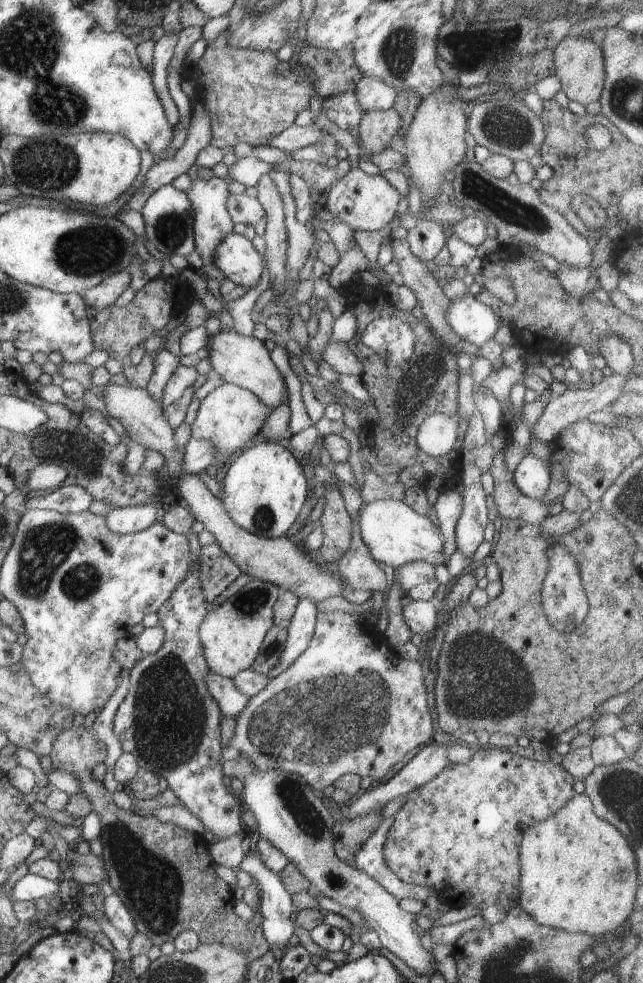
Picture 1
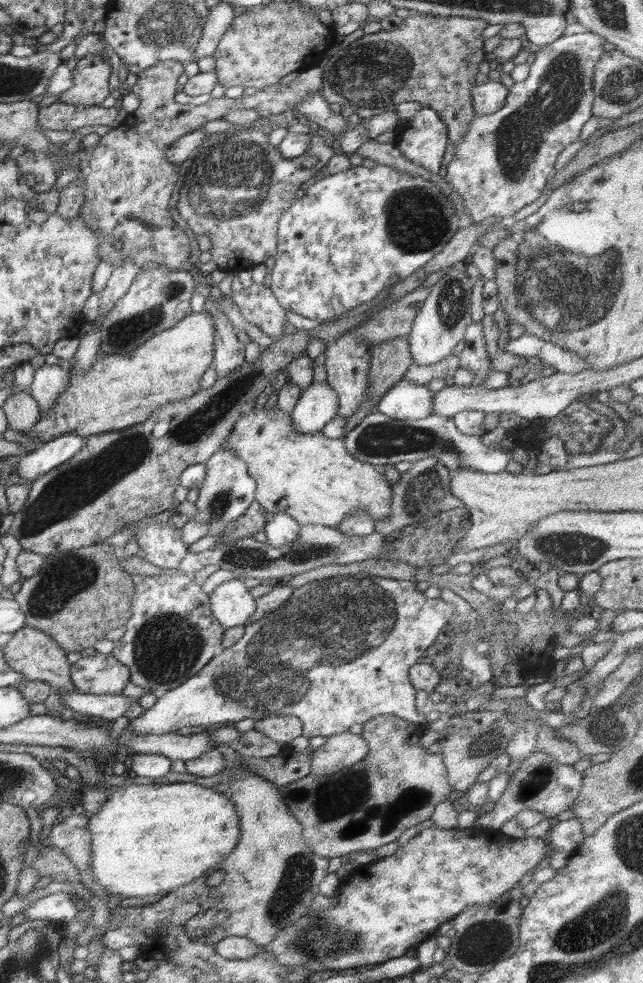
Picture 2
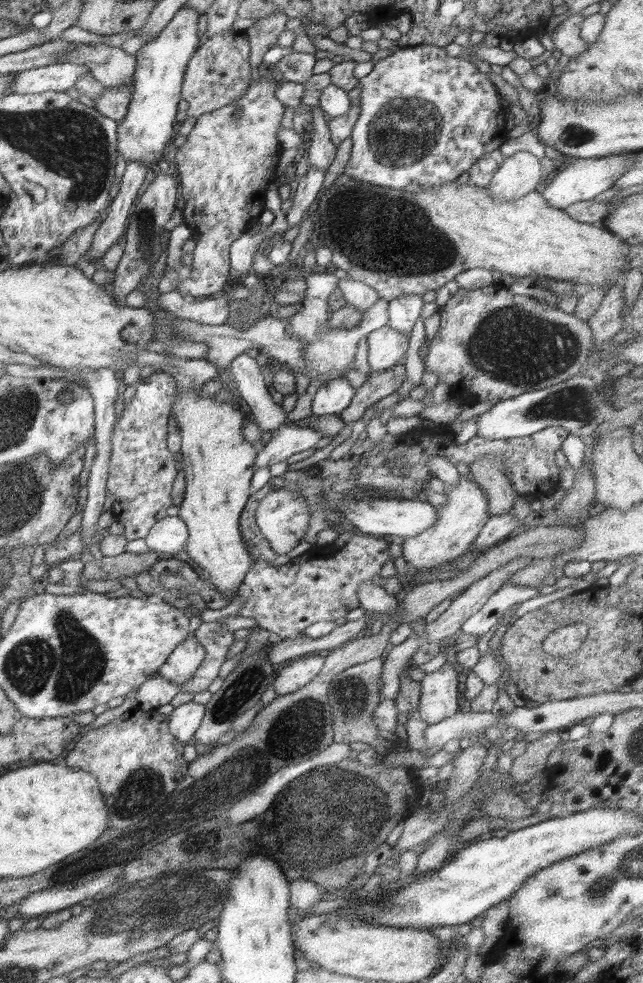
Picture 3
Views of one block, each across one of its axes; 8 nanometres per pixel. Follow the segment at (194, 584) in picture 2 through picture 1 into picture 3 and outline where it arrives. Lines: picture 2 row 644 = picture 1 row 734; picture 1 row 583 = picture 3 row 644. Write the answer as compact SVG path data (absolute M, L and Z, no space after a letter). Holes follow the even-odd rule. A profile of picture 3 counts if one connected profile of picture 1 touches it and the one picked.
M187 637L182 644L178 644L172 654L168 656L166 662L160 667L158 673L166 678L167 682L175 684L178 693L170 702L174 708L191 702L195 694L191 692L183 692L183 684L189 682L193 678L194 672L205 657L205 648L196 640L195 637Z

